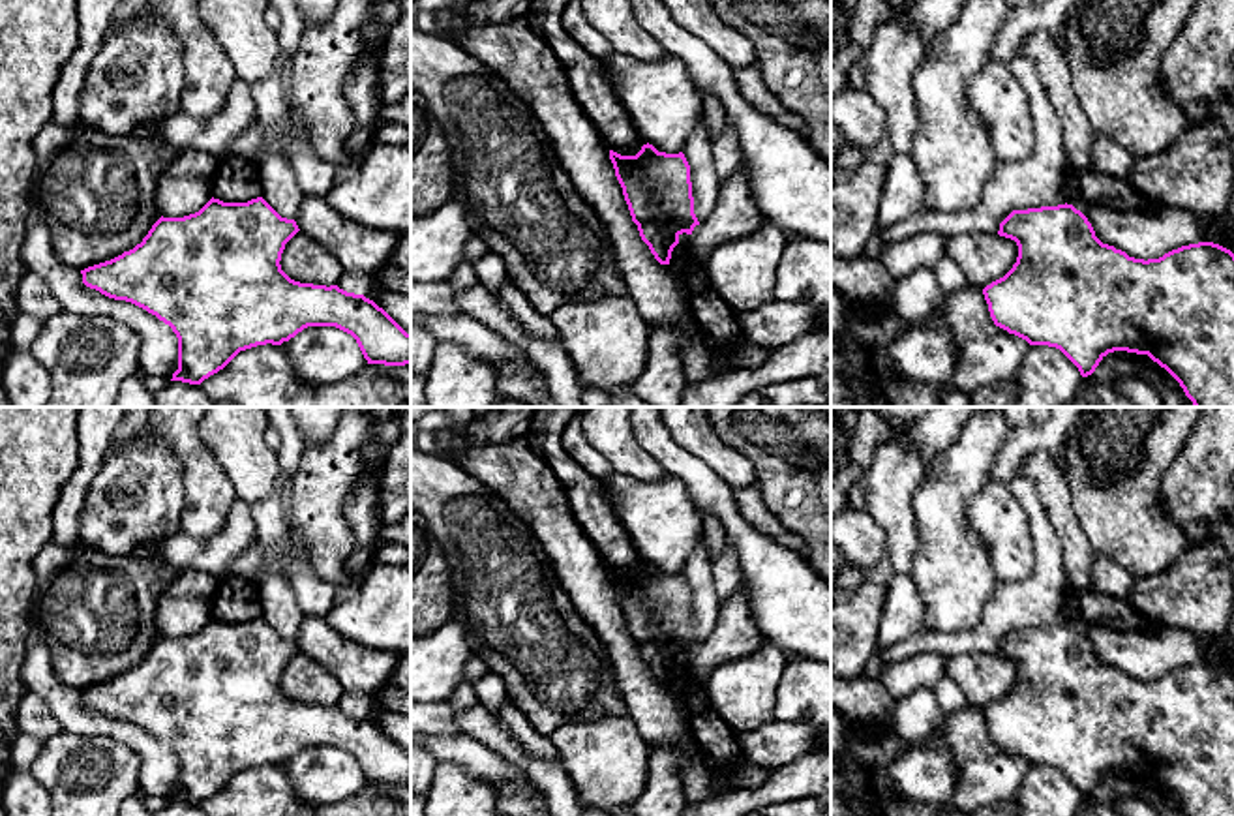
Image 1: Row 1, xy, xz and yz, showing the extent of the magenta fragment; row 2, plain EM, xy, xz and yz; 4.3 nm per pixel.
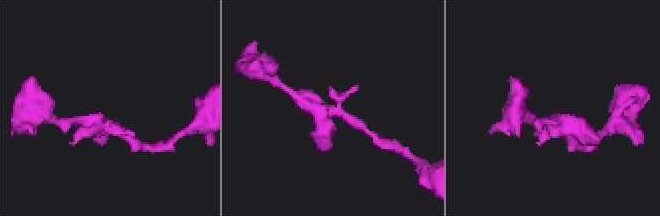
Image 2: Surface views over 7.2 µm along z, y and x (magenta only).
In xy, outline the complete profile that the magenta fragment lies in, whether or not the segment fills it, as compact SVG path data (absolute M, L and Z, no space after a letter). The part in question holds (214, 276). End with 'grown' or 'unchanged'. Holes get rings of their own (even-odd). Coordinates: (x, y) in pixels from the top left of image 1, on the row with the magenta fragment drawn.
M263 197L248 203L210 199L199 212L184 218L159 218L133 249L81 270L83 283L101 295L131 302L169 325L178 338L178 370L171 381L201 385L223 370L240 351L257 345L281 345L308 326L336 326L351 334L368 364L411 364L411 334L364 295L338 285L313 285L291 280L281 270L285 244L298 233L294 219L281 218Z | unchanged

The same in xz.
M647 143L636 156L609 150L609 159L641 240L660 264L670 264L679 236L700 225L685 154L658 152Z | unchanged

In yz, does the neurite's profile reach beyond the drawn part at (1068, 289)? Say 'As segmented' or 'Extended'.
As segmented

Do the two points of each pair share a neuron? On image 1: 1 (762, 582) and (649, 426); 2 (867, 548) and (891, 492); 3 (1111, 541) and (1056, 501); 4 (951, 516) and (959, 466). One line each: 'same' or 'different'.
1: same
2: different
3: different
4: same

